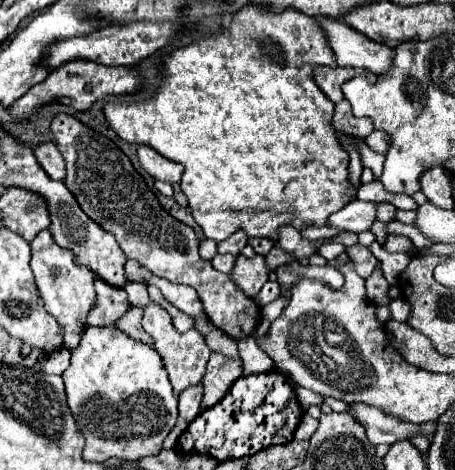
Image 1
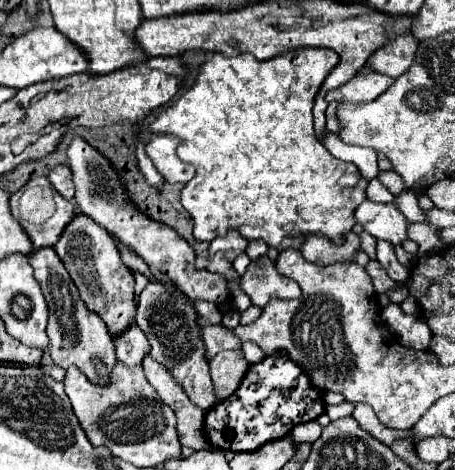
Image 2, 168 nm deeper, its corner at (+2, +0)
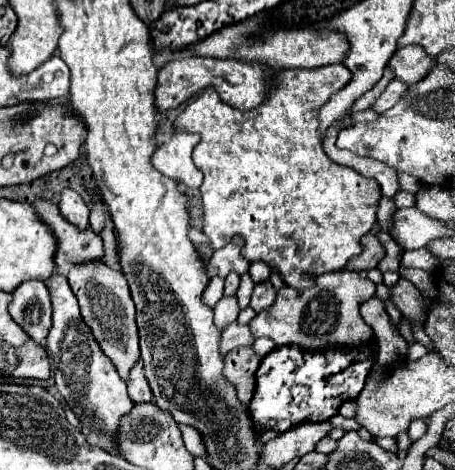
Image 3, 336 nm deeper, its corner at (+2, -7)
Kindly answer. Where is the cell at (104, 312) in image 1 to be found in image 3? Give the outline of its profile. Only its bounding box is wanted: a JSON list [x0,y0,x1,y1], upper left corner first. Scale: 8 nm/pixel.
[127,361,153,403]

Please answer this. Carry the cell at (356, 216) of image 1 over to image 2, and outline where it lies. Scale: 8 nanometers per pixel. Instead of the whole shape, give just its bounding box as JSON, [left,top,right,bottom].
[355,200,407,244]

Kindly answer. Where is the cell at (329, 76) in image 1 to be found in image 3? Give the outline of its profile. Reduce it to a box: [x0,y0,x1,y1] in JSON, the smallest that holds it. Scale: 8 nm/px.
[373,79,409,113]

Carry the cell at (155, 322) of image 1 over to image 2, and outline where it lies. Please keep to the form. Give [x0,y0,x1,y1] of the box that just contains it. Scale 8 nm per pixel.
[201,324,241,360]

